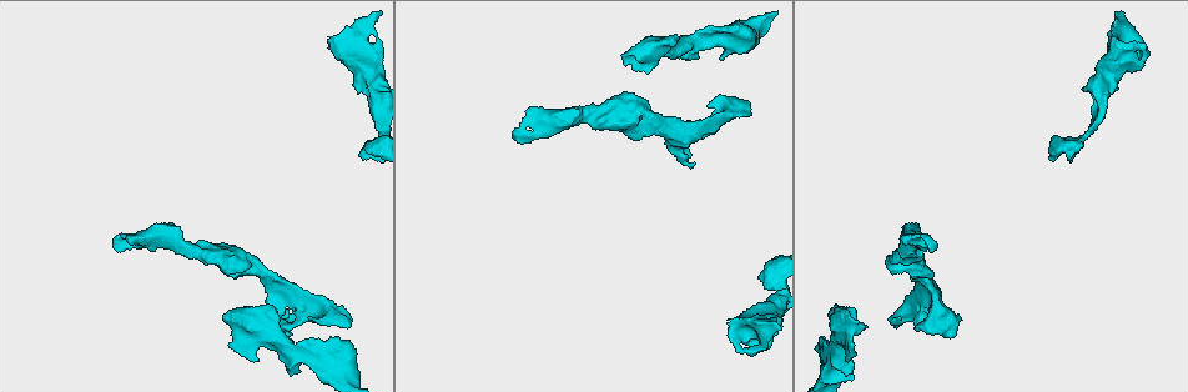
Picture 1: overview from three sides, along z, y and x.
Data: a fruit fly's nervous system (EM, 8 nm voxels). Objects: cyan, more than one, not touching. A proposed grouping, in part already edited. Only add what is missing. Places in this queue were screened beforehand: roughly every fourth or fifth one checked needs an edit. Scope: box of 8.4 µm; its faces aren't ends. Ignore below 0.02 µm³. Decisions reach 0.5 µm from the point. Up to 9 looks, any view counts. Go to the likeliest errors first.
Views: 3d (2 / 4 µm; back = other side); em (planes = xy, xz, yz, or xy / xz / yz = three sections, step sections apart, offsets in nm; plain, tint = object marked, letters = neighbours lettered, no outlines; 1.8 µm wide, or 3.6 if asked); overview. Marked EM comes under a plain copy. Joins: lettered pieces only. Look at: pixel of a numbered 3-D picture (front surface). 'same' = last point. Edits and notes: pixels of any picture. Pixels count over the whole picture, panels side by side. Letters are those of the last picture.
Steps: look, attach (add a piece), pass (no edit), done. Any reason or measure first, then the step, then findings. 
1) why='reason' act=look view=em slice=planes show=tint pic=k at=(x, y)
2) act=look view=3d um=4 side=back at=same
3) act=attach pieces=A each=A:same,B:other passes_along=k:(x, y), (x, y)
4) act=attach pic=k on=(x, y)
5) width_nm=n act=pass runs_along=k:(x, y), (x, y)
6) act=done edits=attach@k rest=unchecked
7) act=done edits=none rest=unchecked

why='branch stops here' act=look view=3d um=2 pic=1 at=(634, 99)

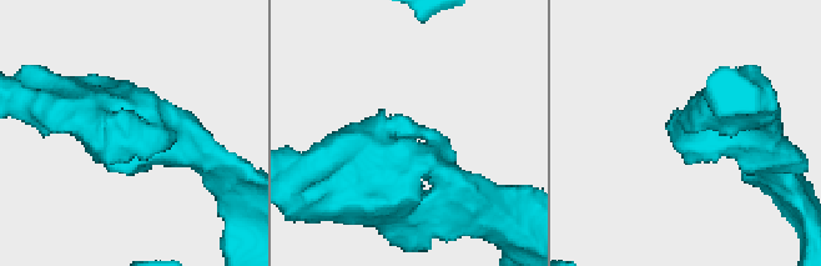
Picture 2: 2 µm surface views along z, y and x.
act=look view=em slice=xz step=4 show=letters pic=2 at=(694, 158)

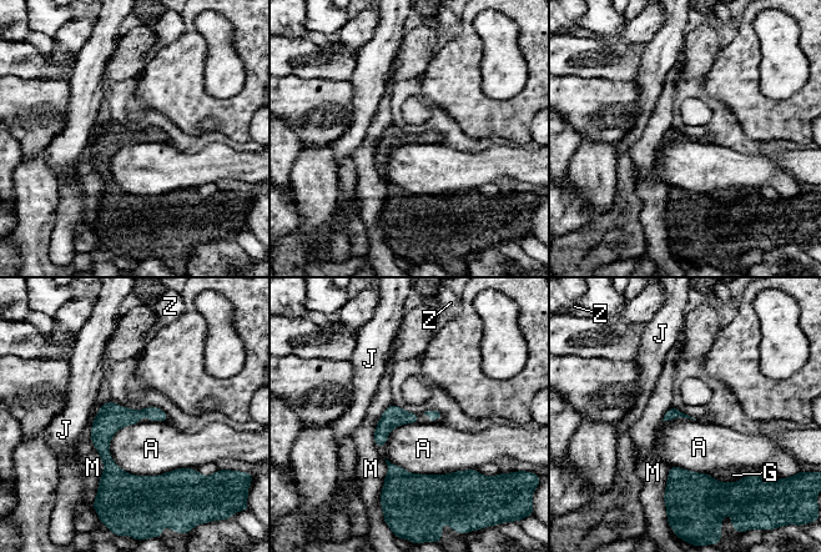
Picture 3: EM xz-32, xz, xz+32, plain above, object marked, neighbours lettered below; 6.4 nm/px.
longest_contact=M:650nm act=pass each=A:other,G:other,J:other,M:other,Z:other border=3:(106, 447), (134, 475), (195, 468) found='none of them fits'

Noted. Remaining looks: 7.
why='an open end' act=look view=em slice=xz step=16 show=tint pic=1 at=(740, 354)

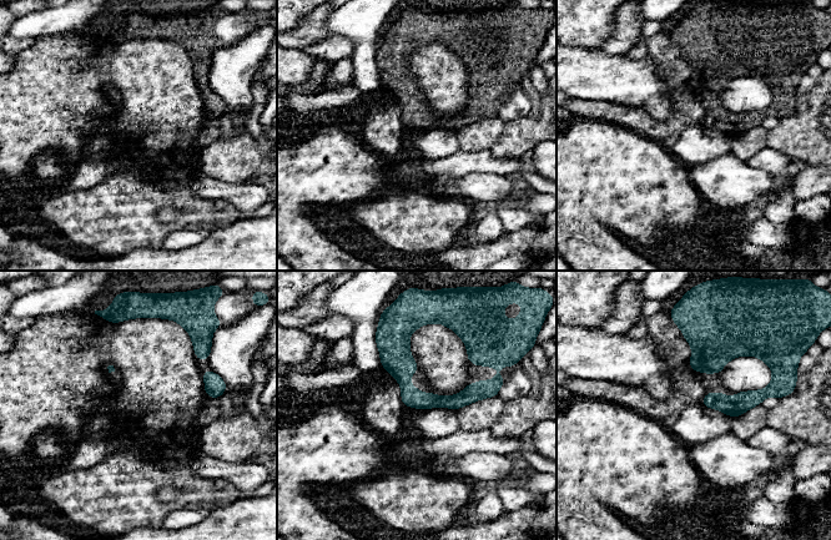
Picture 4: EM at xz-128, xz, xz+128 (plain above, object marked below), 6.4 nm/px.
act=look view=em slice=planes show=letters at=same

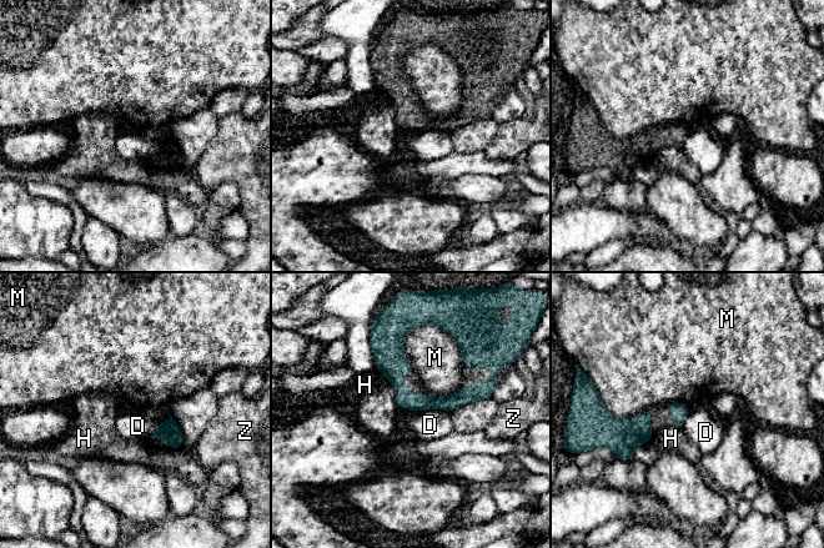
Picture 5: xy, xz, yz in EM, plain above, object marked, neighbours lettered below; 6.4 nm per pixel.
act=pass each=D:other,H:other,M:other,Z:other runs_along=5:(375, 347), (415, 402), (483, 393) found='no lettered piece goes on from it'

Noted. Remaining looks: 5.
why='thin end' act=look view=3d um=2 pic=1 at=(764, 272)

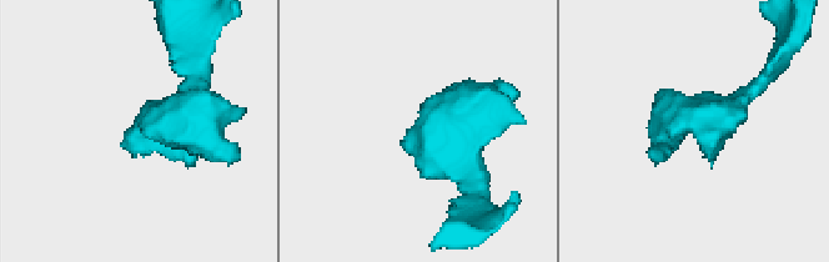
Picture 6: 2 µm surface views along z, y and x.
act=look view=em slice=planes show=letters pic=6 at=(704, 155)

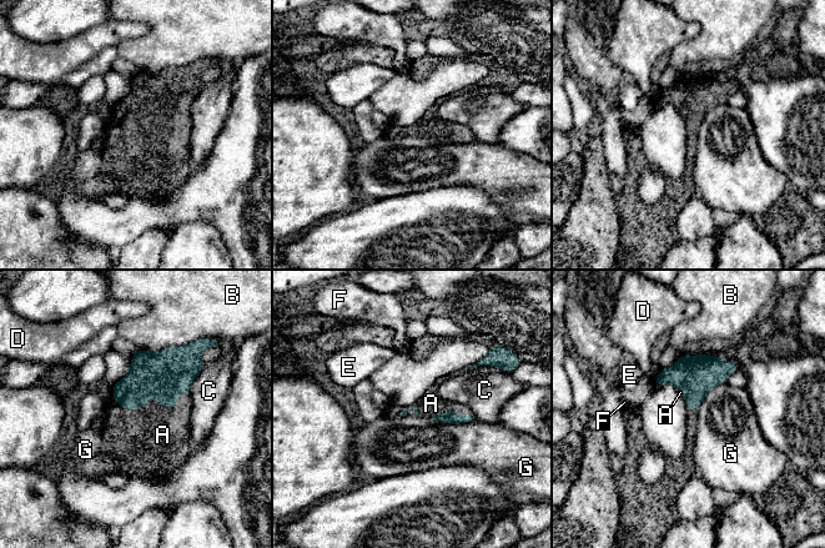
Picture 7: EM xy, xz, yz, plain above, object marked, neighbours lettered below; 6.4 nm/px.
longest_contact=A:360nm act=attach pic=7 on=(162, 435) each=A:same,B:other,C:other,D:other,E:other,F:other,G:other found='it goes on there'

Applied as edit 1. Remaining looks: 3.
why='redraw' act=look view=overview

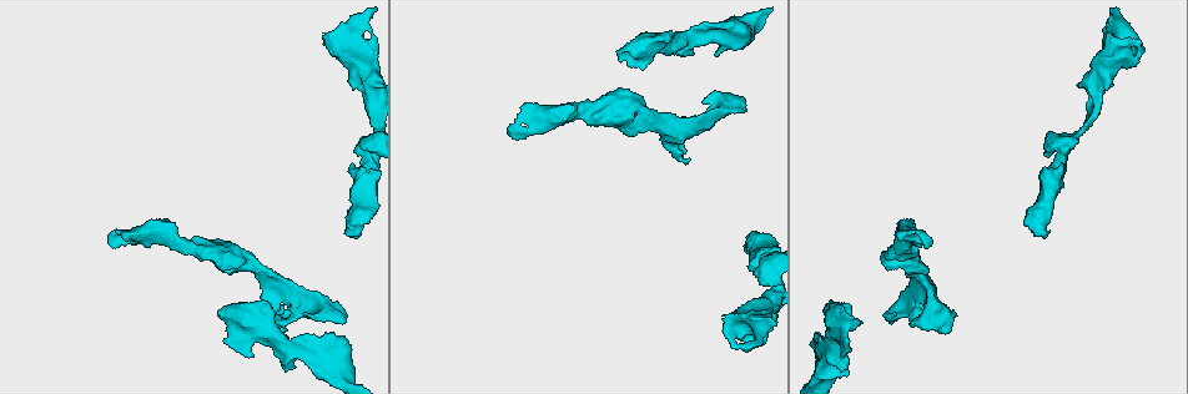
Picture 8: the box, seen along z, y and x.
why='an open end' act=look view=3d um=4 pic=8 at=(1044, 233)

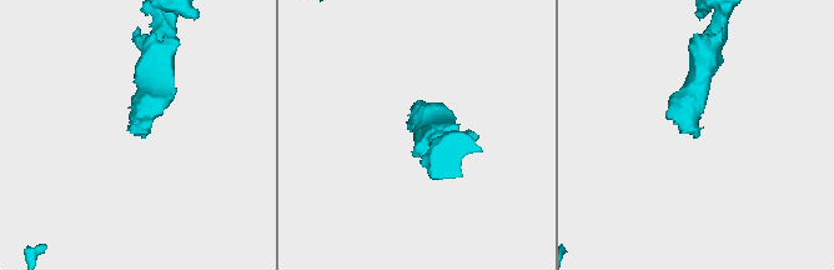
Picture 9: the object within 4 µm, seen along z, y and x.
act=look view=em slice=xz step=8 show=letters pic=9 at=(136, 133)

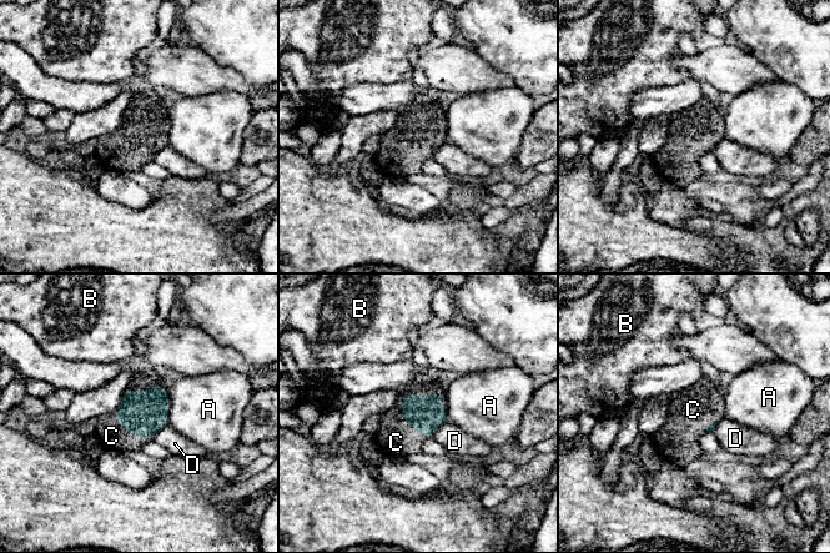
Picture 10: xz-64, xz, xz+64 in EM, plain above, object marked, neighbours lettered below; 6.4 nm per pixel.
longest_contact=C:320nm act=attach pic=10 on=(396, 442) each=A:other,B:other,C:same,D:other found='it goes on there'

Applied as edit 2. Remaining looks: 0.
act=done edits=attach@7,attach@10 rest=unchecked

